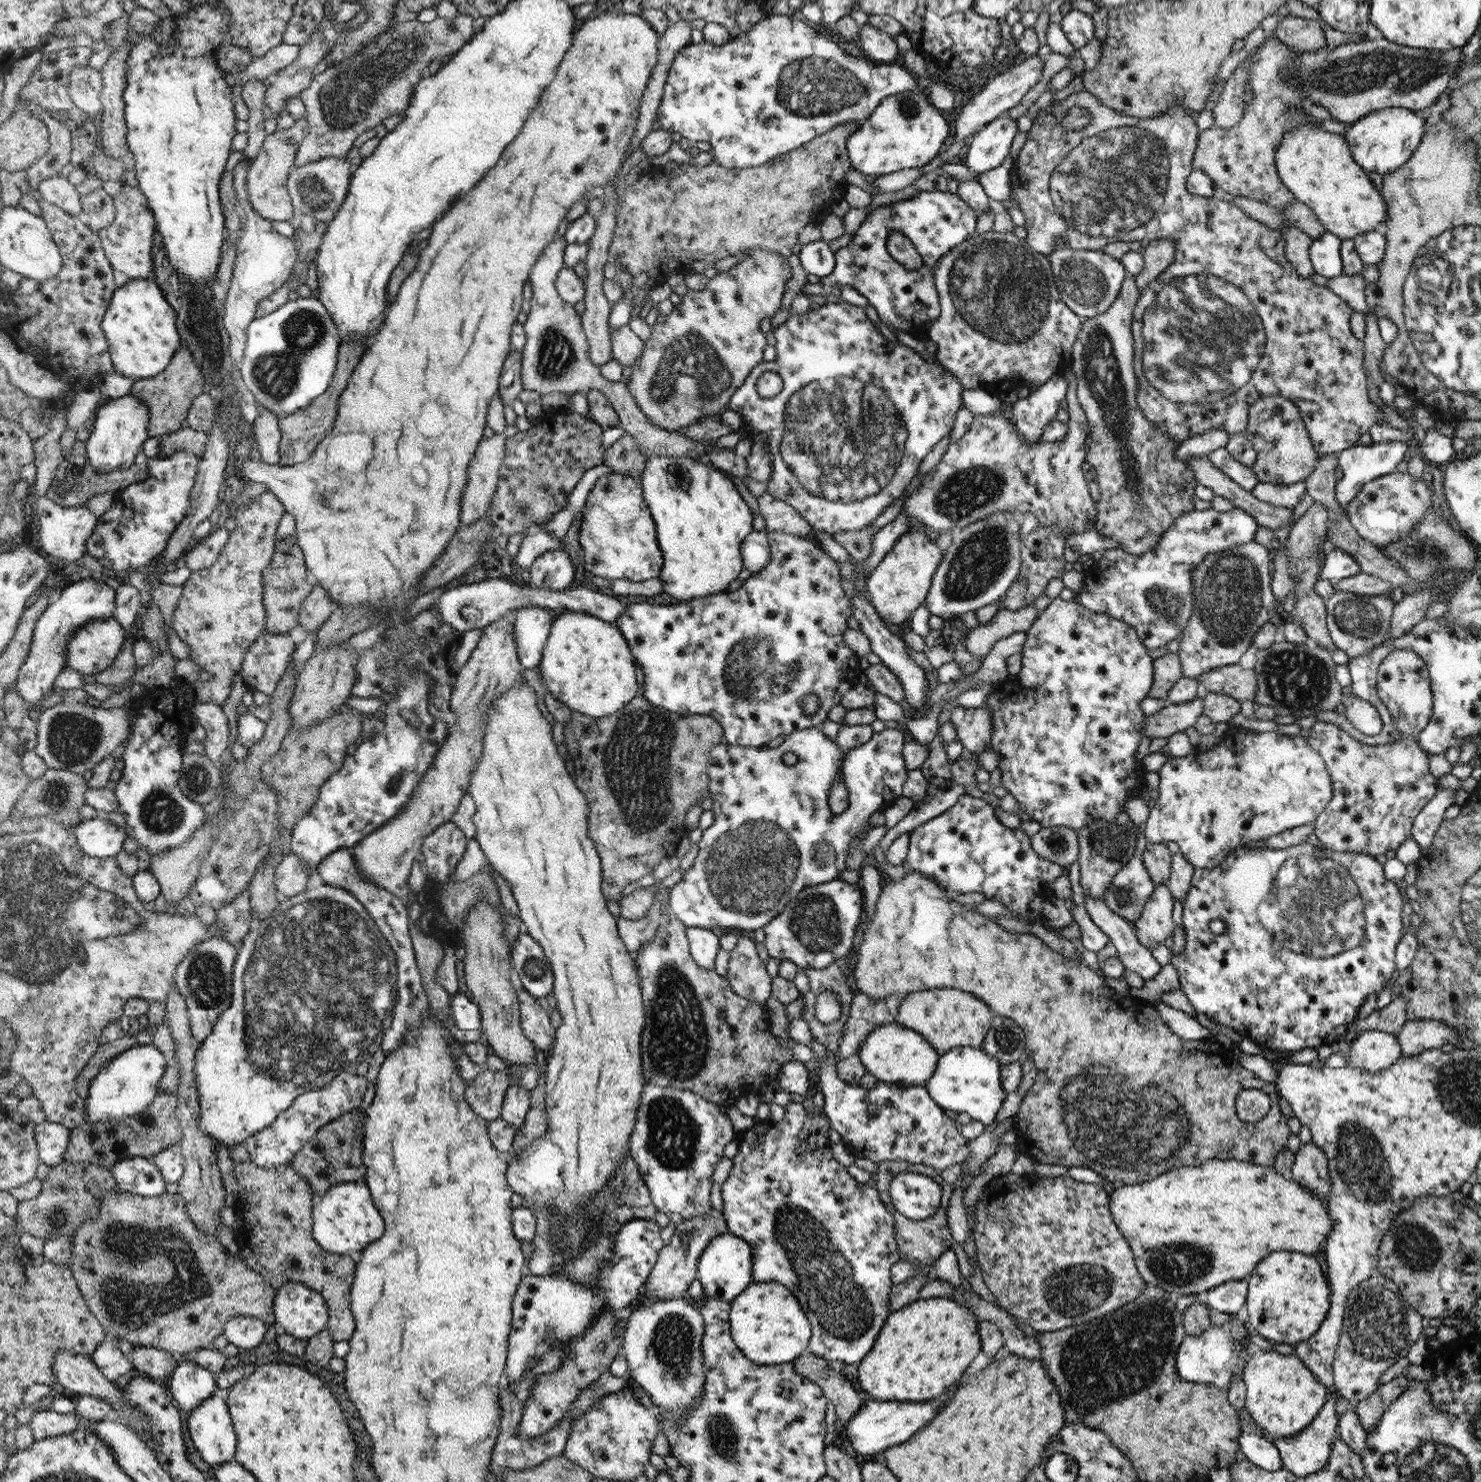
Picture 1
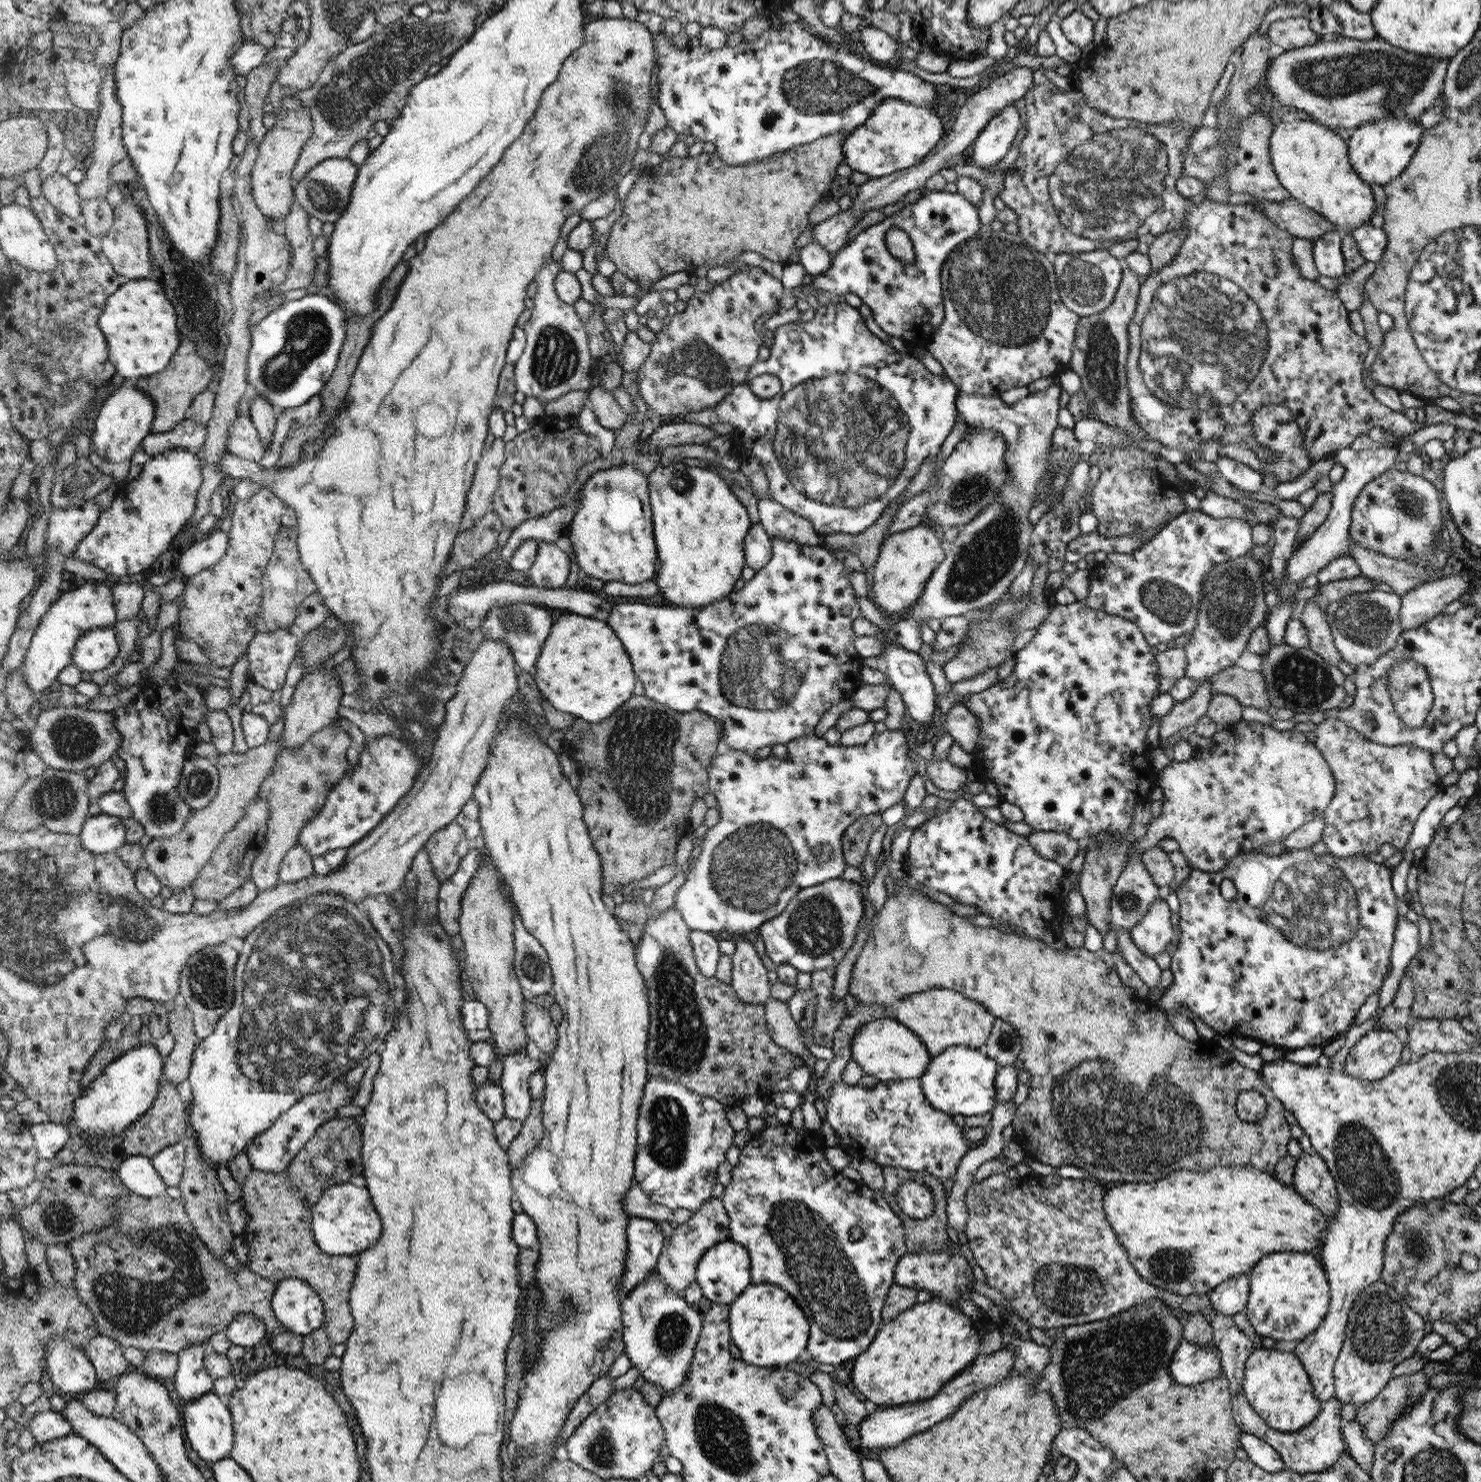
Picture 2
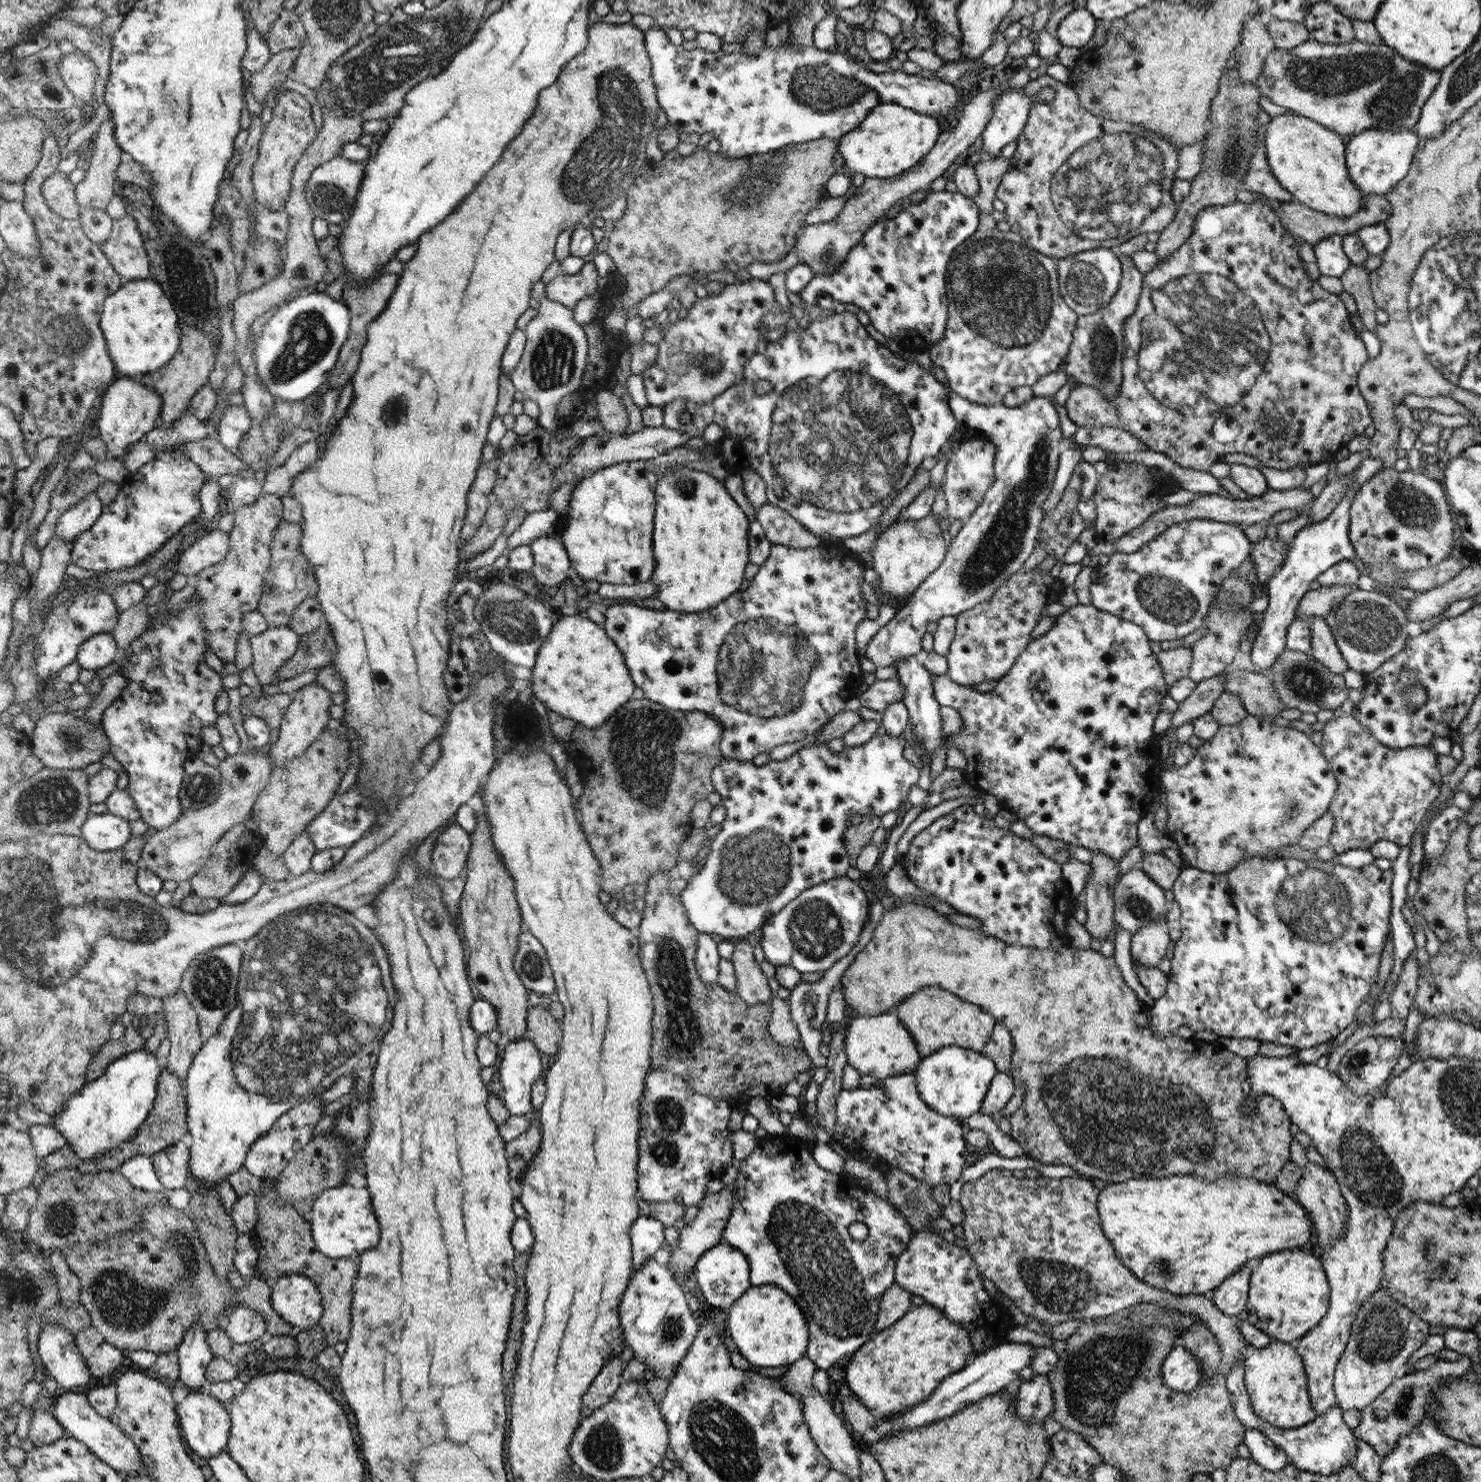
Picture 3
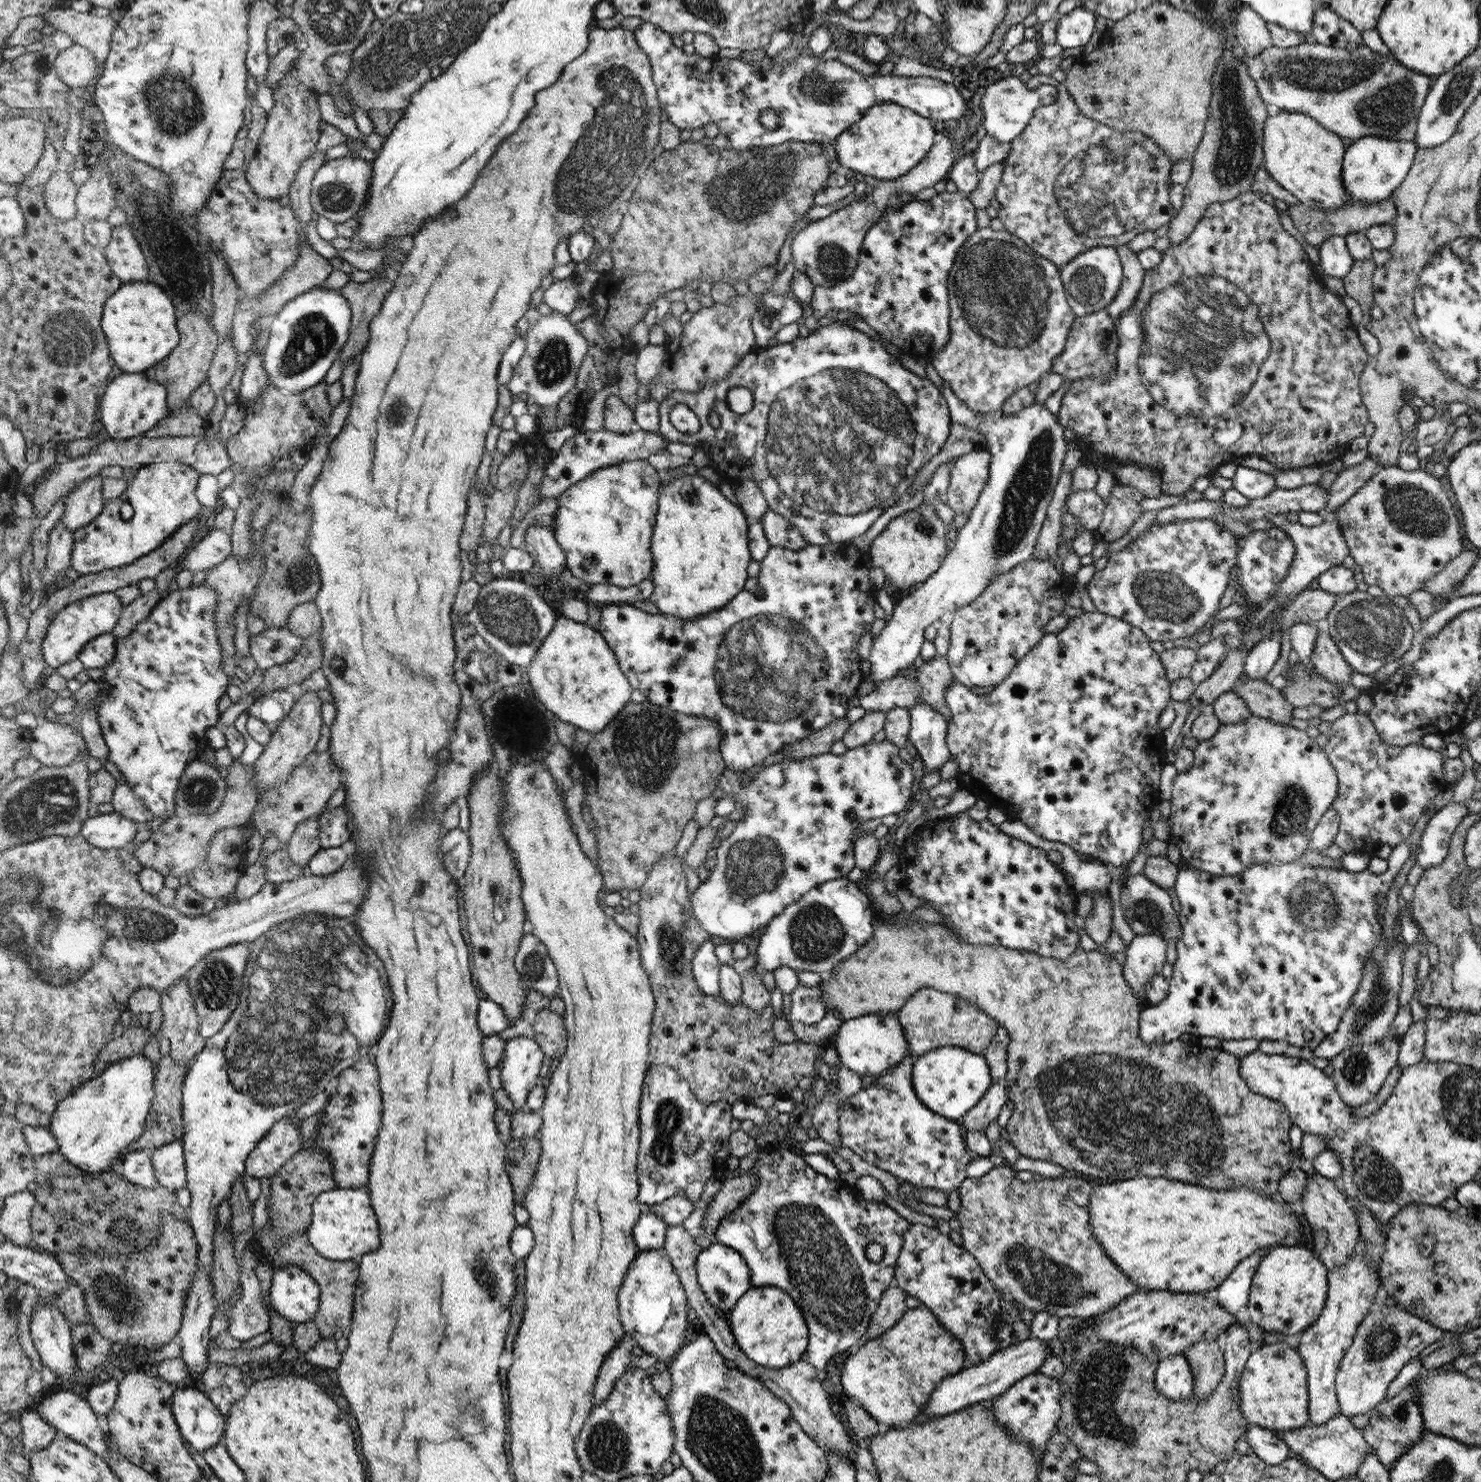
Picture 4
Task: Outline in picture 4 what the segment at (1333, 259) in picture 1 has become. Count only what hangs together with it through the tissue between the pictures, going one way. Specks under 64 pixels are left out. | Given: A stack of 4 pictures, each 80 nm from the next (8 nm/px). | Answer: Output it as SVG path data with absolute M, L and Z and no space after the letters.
M1332 236L1317 249L1326 276L1343 279L1350 272L1355 260L1347 249L1345 237Z

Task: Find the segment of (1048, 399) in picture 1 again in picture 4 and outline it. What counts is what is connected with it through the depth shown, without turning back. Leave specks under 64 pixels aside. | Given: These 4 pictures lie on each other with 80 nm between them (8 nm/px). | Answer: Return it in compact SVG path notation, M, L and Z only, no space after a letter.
M943 380L944 396L948 400L951 408L952 420L964 426L981 430L987 438L987 446L992 455L991 478L984 487L983 495L979 502L968 514L968 521L965 526L955 531L953 545L948 551L947 560L940 564L939 571L929 580L922 583L922 587L903 597L901 600L893 600L894 610L892 617L885 622L884 630L880 636L875 638L871 648L869 661L871 672L868 674L868 681L876 686L898 676L904 669L911 664L921 654L921 648L925 642L924 632L928 625L939 622L940 616L946 612L954 612L967 604L978 599L981 592L991 583L992 578L999 574L1010 572L1018 564L1028 562L1032 556L1036 538L1039 538L1040 526L1045 524L1046 508L1050 508L1052 492L1060 476L1060 468L1066 456L1066 442L1064 442L1064 429L1055 416L1055 409L1052 404L1040 404L1034 402L1014 415L1006 417L1002 409L996 412L980 412L972 410L964 404L950 388L946 380Z

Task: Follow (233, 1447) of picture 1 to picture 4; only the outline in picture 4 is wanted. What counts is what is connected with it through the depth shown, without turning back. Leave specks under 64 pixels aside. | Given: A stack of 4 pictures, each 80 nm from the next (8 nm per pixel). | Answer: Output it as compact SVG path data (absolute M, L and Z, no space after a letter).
M181 1385L174 1395L174 1414L188 1446L202 1452L222 1442L226 1418L209 1394Z

